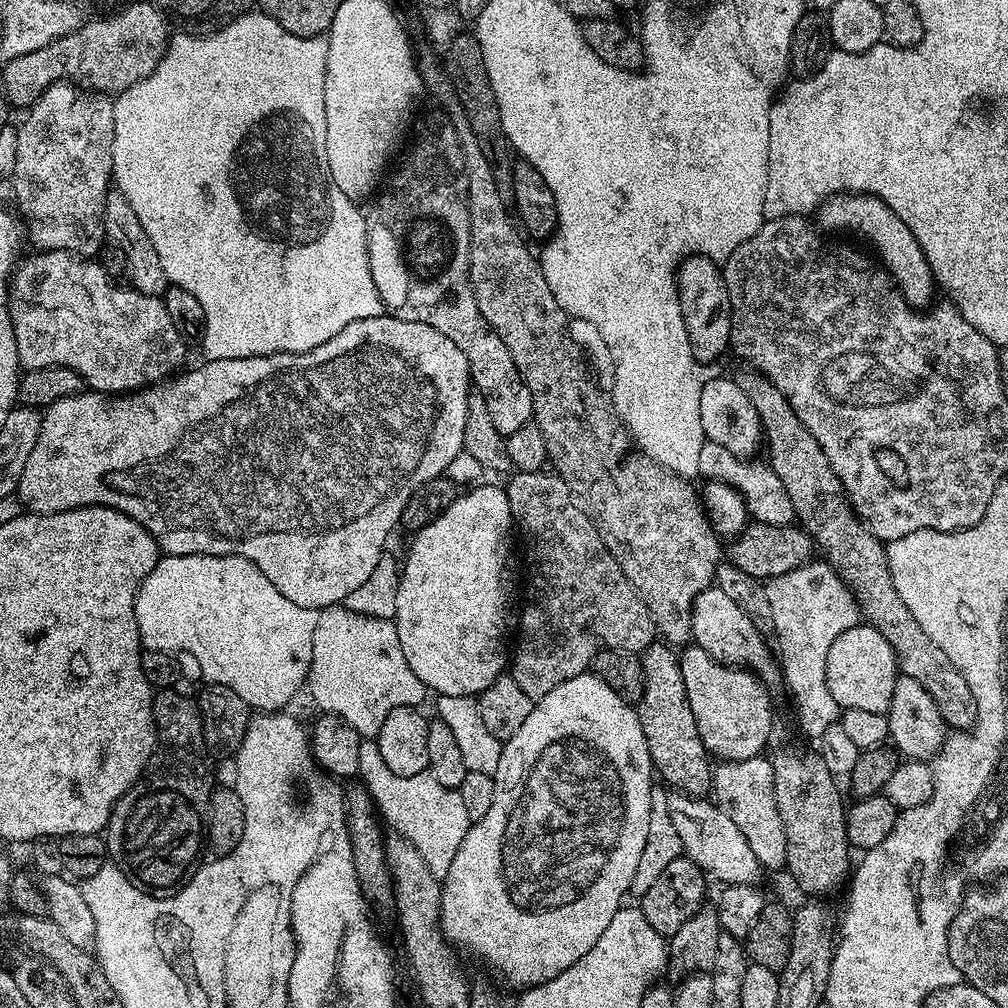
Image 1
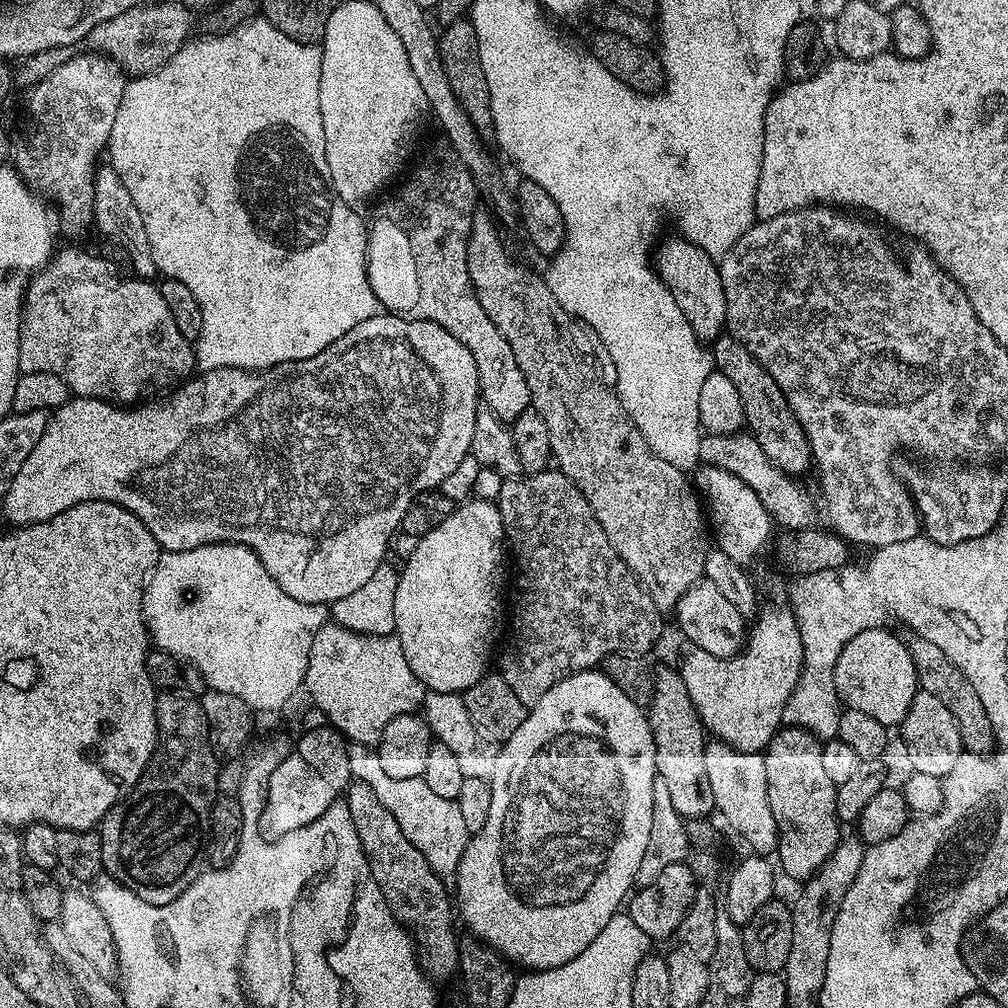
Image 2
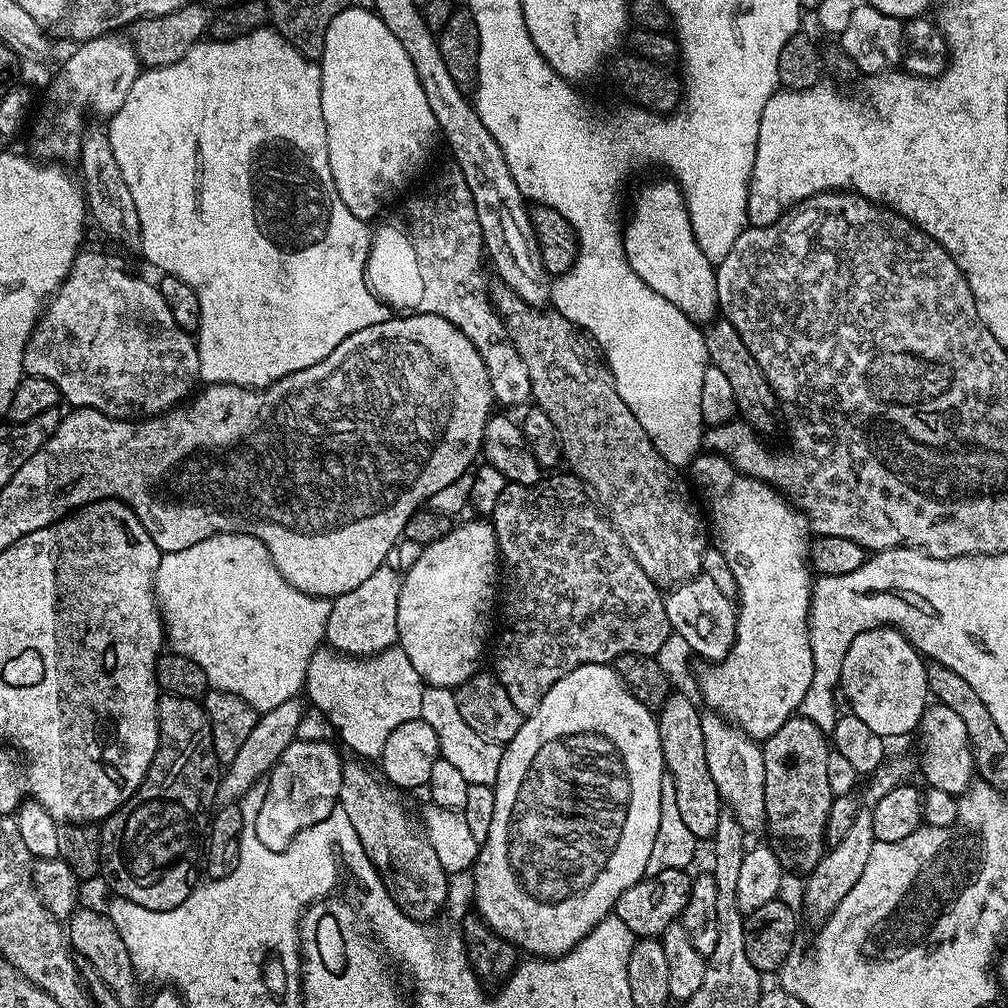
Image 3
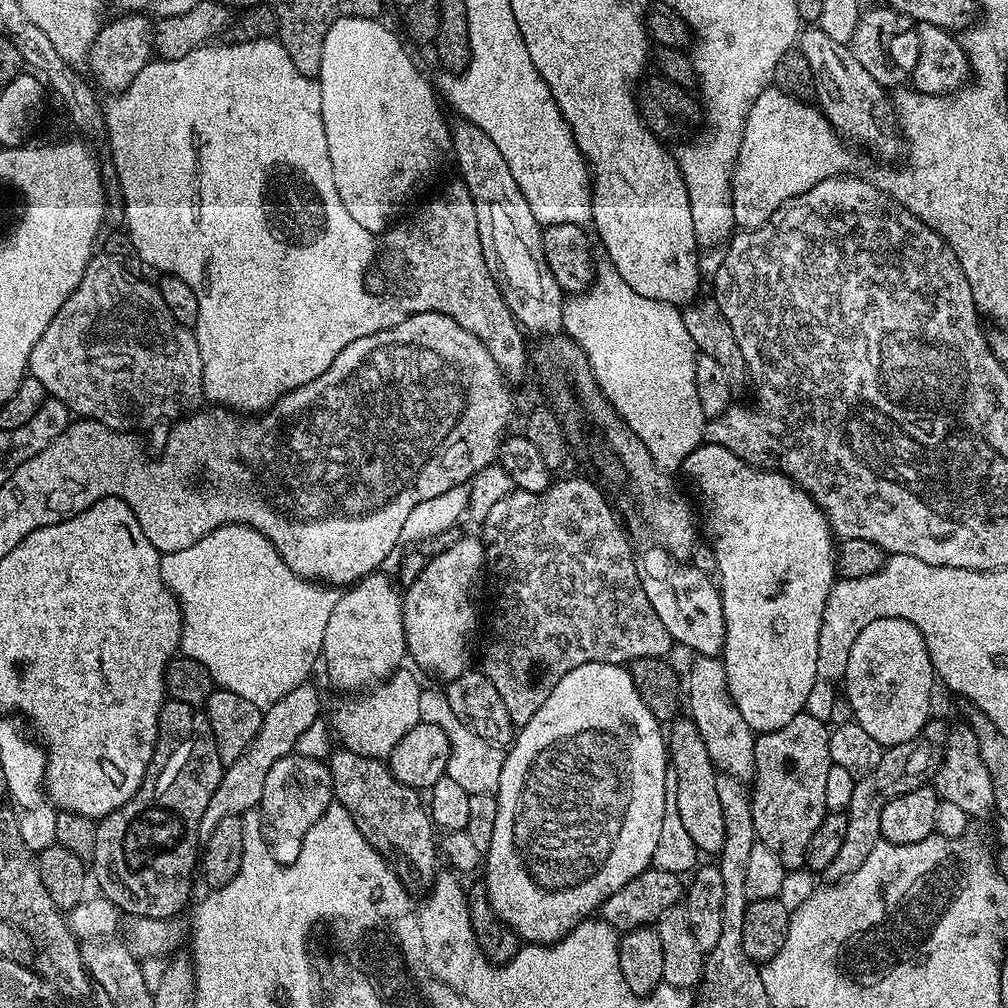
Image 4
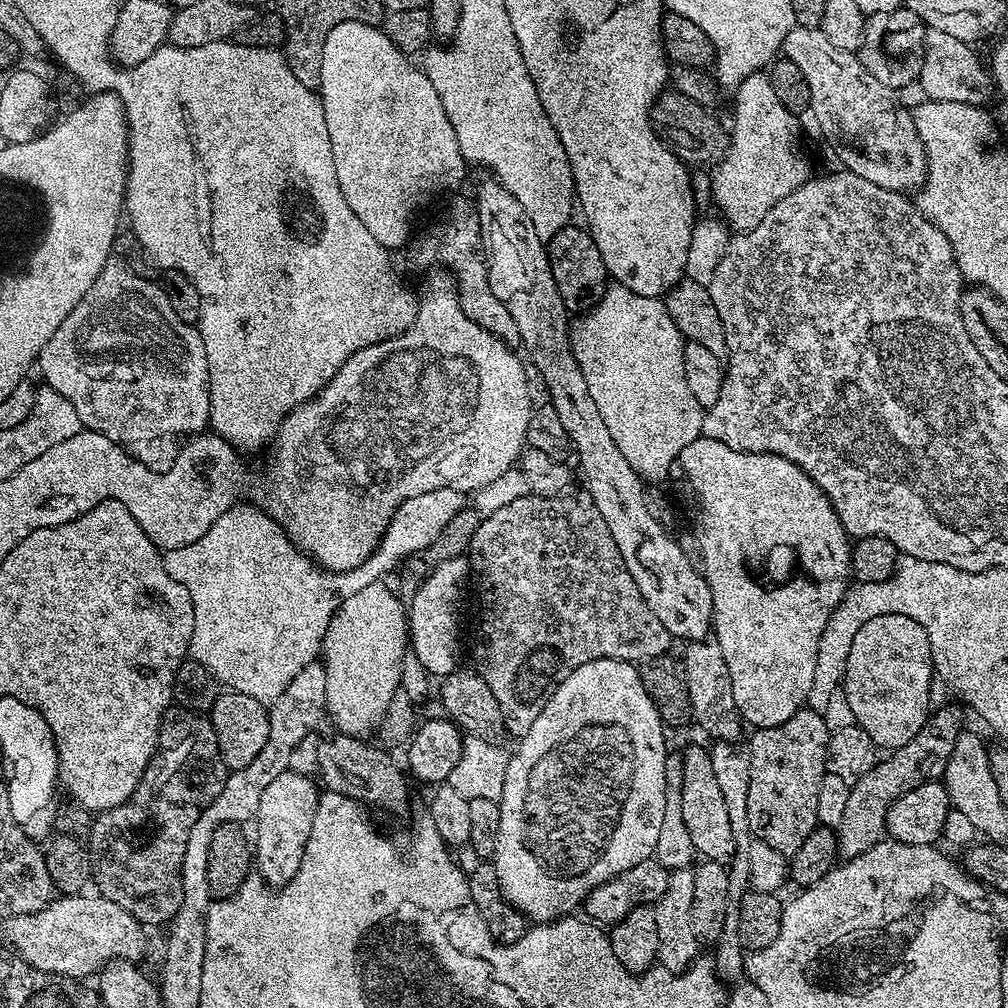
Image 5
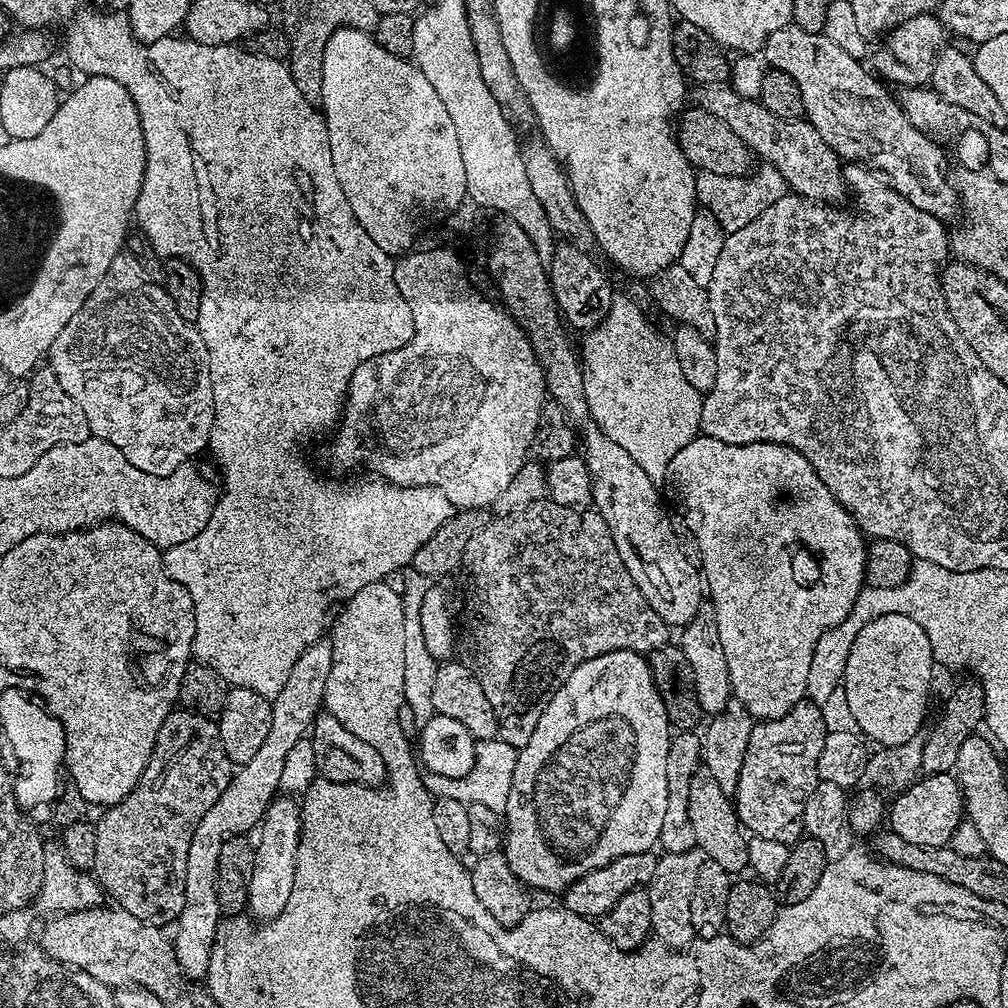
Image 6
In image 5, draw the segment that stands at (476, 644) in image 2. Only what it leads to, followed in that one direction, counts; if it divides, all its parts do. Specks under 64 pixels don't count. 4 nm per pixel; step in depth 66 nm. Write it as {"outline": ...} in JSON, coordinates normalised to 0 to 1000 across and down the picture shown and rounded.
{"outline":[[[456,556],[441,558],[436,567],[421,575],[409,588],[409,600],[403,603],[405,613],[405,633],[407,636],[407,647],[414,651],[415,657],[425,667],[426,672],[439,673],[447,667],[453,666],[458,641],[452,635],[451,608],[446,602],[446,593],[452,583],[456,583],[460,560]]]}

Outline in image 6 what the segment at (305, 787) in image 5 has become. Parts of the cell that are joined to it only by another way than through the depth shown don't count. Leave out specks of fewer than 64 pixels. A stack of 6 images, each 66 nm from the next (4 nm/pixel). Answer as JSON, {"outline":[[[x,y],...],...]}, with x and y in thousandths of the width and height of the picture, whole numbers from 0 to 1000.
{"outline":[[[271,793],[262,806],[262,813],[256,818],[258,834],[253,834],[254,850],[252,851],[252,867],[248,871],[245,904],[254,915],[271,913],[278,907],[288,887],[292,883],[294,870],[294,849],[298,846],[298,804],[299,799],[293,793]]]}

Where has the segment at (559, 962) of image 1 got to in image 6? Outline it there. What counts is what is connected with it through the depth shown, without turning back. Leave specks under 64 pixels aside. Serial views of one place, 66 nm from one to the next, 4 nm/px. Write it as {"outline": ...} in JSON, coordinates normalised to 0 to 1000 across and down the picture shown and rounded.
{"outline":[[[609,645],[605,649],[597,649],[593,653],[585,653],[581,657],[577,657],[565,669],[565,673],[562,673],[562,677],[556,680],[551,687],[548,688],[546,693],[539,699],[536,707],[536,715],[532,718],[530,728],[526,732],[526,736],[521,742],[515,743],[512,751],[512,759],[510,760],[510,774],[502,787],[502,804],[499,809],[502,811],[502,824],[498,829],[498,844],[500,851],[506,863],[510,865],[513,872],[517,874],[525,882],[533,881],[536,885],[552,885],[559,886],[561,881],[564,881],[570,873],[577,871],[582,865],[593,863],[597,859],[604,857],[609,851],[617,851],[621,847],[633,847],[634,845],[642,845],[652,840],[655,832],[655,824],[657,823],[657,811],[661,809],[661,792],[663,785],[661,784],[661,748],[663,747],[663,736],[665,733],[665,719],[663,717],[663,709],[661,708],[661,700],[657,696],[657,692],[653,688],[653,685],[649,681],[649,673],[645,669],[645,661],[642,654],[634,647],[626,647],[625,645]]]}

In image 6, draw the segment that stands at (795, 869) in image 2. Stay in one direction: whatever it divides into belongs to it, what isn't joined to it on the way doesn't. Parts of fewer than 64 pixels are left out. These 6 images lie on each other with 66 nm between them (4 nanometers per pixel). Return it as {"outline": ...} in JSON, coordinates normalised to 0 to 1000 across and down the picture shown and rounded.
{"outline":[[[801,692],[790,698],[788,704],[776,708],[776,712],[747,717],[744,740],[740,740],[740,752],[736,752],[736,766],[732,768],[732,780],[728,787],[730,811],[745,828],[783,839],[799,828],[800,792],[804,792],[804,788],[808,788],[808,780],[813,778],[812,752],[821,728],[819,716],[815,716],[813,699]]]}

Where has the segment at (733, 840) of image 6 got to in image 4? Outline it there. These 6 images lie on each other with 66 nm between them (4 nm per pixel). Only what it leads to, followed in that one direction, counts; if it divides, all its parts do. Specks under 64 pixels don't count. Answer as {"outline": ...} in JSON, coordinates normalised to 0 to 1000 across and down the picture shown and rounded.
{"outline":[[[672,712],[662,723],[661,737],[665,764],[671,770],[673,809],[677,812],[679,822],[685,826],[688,839],[695,846],[712,847],[716,843],[716,835],[720,835],[720,819],[712,792],[712,763],[700,744],[700,736],[696,736],[696,728],[692,728],[692,720],[687,713]]]}

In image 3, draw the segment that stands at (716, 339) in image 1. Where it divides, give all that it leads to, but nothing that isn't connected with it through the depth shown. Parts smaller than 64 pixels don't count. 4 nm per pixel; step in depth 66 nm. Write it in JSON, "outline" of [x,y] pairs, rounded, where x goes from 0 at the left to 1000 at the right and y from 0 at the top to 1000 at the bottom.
{"outline":[[[666,177],[658,178],[641,184],[632,192],[631,203],[627,206],[627,215],[624,216],[623,222],[621,218],[617,226],[619,255],[629,268],[629,272],[633,272],[633,276],[637,276],[637,280],[641,280],[645,288],[657,292],[661,300],[669,300],[669,304],[673,304],[673,308],[677,308],[677,312],[681,312],[684,317],[689,317],[691,321],[698,323],[712,313],[714,301],[710,283],[710,266],[688,236],[685,212],[679,193],[675,191],[675,184]]]}

